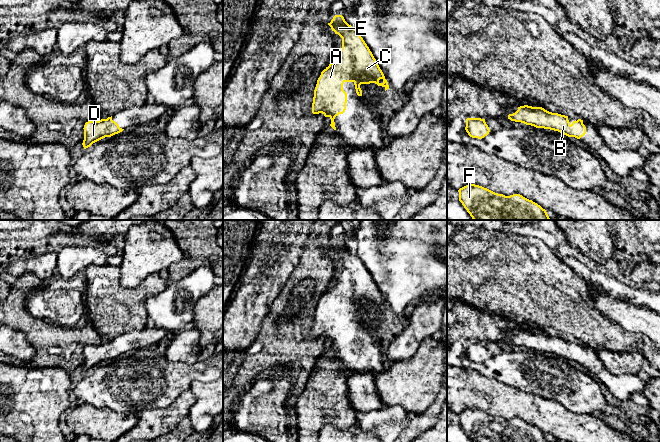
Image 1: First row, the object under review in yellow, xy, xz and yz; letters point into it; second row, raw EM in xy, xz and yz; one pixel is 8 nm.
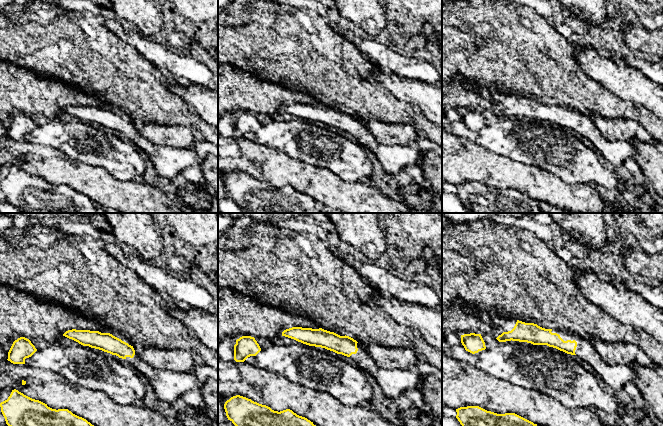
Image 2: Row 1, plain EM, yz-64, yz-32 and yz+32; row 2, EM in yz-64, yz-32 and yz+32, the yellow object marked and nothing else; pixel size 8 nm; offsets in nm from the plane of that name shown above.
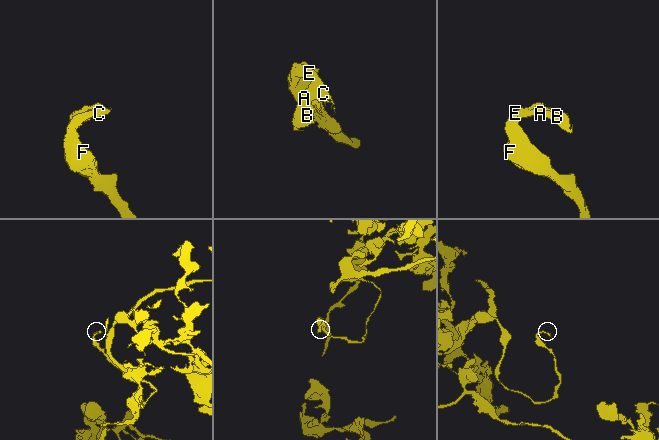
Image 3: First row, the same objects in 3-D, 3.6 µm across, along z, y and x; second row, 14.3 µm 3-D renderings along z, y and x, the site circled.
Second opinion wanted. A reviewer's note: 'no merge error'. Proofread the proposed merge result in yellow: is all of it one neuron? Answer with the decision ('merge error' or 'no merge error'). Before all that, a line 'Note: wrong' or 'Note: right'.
Note: right
no merge error

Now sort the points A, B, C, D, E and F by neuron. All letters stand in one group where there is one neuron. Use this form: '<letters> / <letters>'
A B C D E F

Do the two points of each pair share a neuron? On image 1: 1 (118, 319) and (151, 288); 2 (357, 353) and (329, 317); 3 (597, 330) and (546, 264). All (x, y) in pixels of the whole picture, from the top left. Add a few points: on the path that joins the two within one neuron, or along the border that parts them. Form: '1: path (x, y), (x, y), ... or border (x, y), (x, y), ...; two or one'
1: path (125, 311), (143, 293); one
2: path (356, 344), (338, 326); one
3: path (580, 315), (563, 298), (563, 291), (553, 281); one

